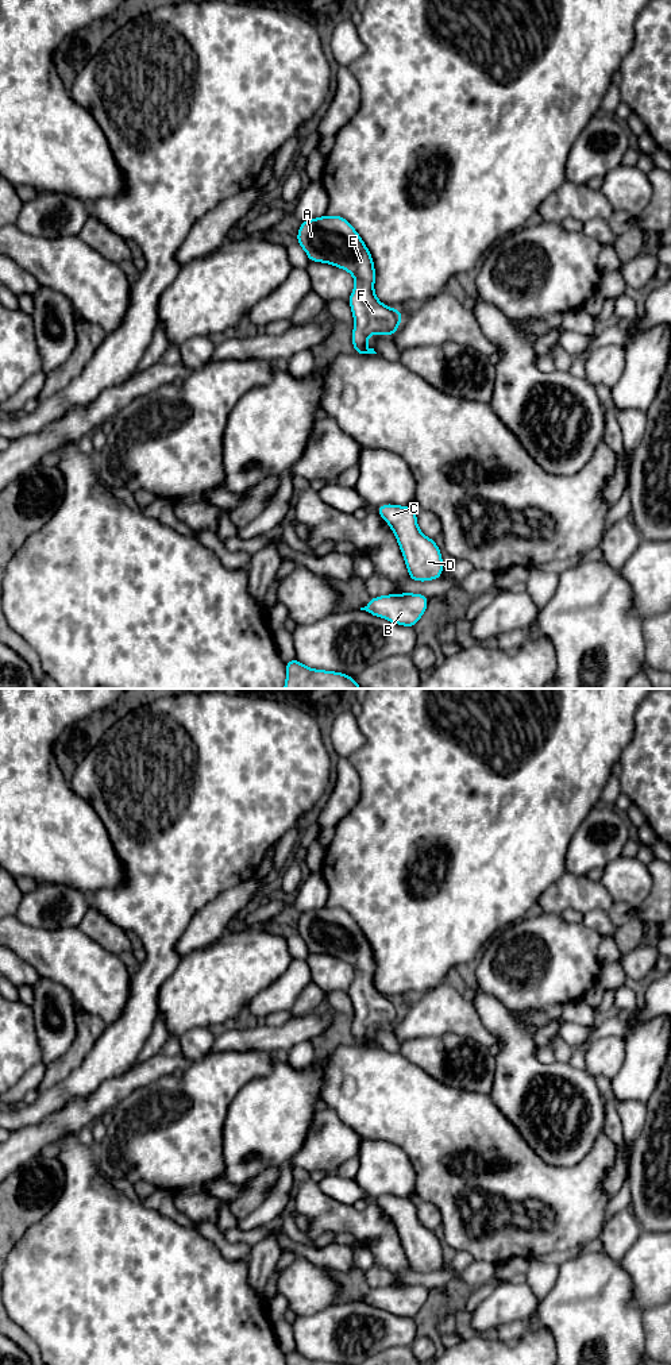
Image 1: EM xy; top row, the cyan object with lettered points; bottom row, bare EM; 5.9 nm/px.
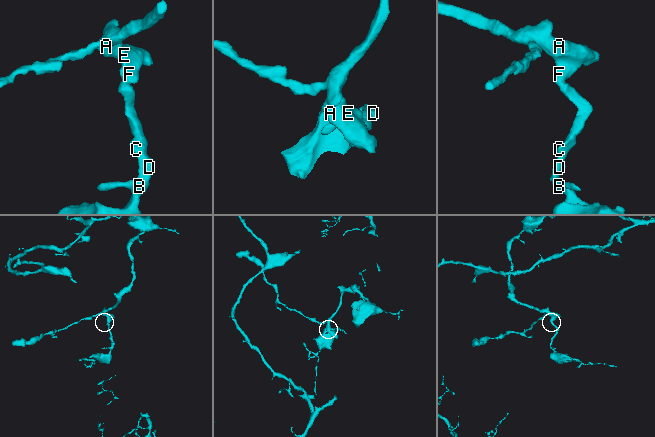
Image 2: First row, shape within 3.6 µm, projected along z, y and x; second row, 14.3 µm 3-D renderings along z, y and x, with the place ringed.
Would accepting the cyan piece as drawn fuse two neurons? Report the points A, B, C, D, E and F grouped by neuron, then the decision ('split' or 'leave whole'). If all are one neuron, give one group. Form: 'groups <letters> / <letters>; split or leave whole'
groups A B C D E F; leave whole

